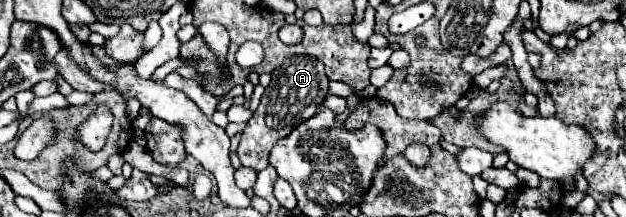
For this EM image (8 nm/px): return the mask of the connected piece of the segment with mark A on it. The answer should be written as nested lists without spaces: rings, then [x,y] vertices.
[[[294,55],[288,57],[280,69],[272,71],[272,81],[266,87],[258,109],[254,111],[252,119],[248,121],[246,129],[242,131],[242,139],[238,145],[238,157],[244,167],[254,169],[256,173],[268,167],[268,153],[272,151],[272,145],[286,137],[296,125],[316,115],[316,111],[322,107],[324,97],[328,95],[328,77],[324,73],[324,65],[310,55]]]

